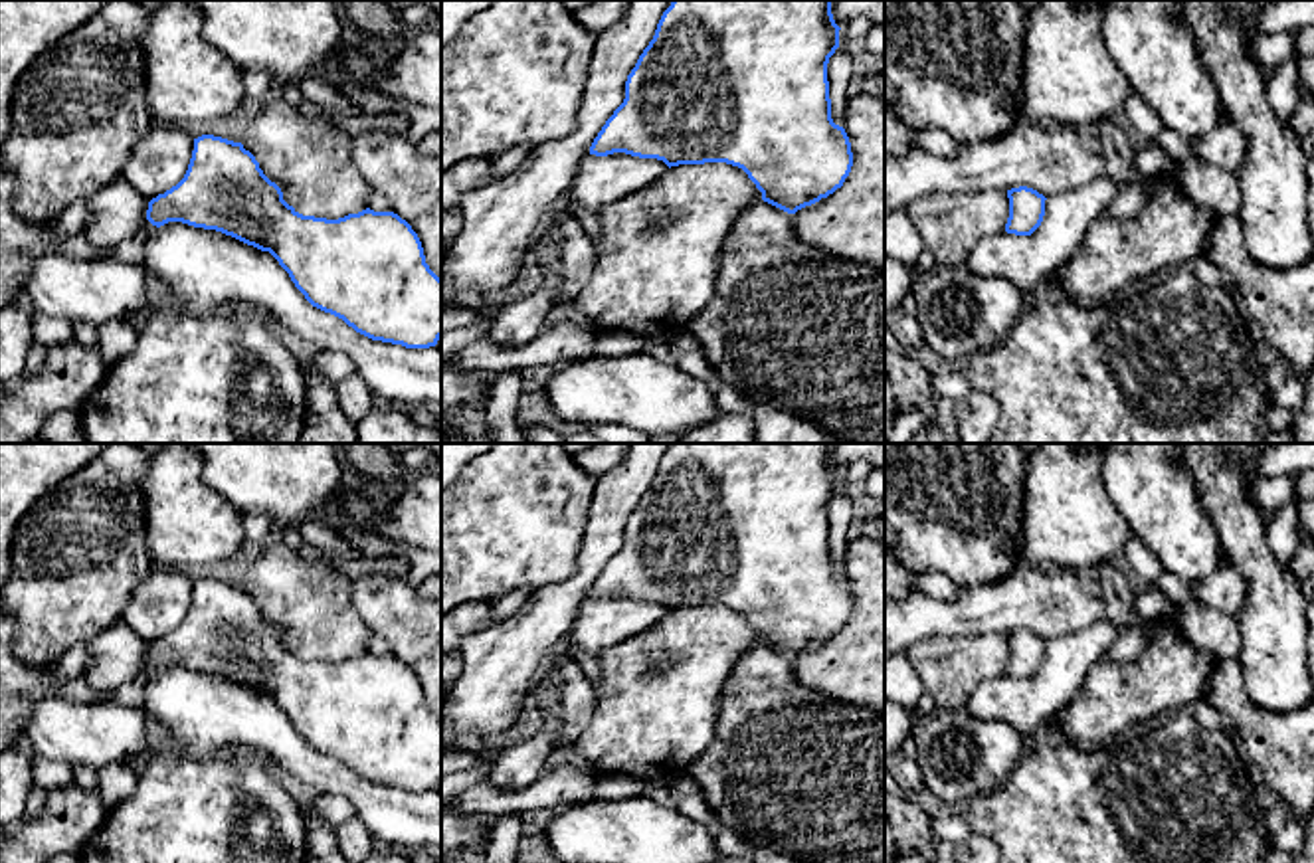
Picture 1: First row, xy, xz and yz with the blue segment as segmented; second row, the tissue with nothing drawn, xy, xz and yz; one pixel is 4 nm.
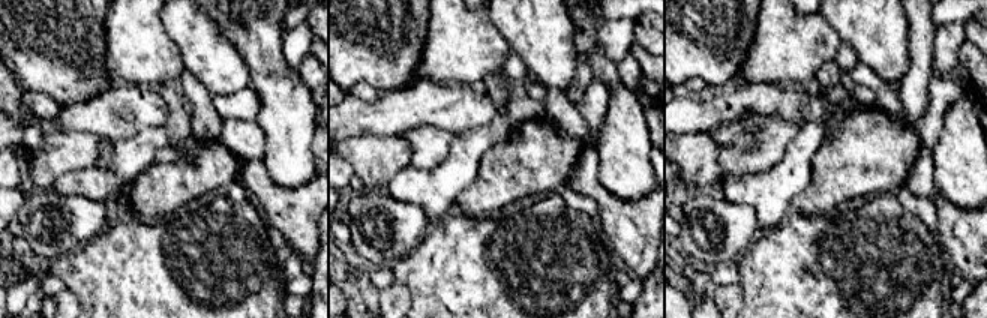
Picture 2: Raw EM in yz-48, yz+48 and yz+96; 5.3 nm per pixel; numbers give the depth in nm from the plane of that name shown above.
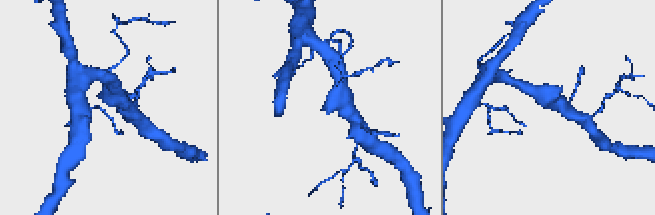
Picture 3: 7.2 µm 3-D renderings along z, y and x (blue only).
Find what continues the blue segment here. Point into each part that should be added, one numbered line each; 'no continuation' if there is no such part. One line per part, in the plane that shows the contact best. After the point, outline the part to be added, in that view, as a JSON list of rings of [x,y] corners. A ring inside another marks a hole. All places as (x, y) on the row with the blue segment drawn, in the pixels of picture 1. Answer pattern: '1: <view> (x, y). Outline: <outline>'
no continuation

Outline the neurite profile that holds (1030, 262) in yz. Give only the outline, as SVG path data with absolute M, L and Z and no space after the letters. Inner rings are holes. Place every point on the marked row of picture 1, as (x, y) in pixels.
M1106 172L1075 190L1049 196L1043 222L1031 236L1007 232L987 236L972 247L966 265L980 277L1009 279L1037 299L1118 192L1118 184Z

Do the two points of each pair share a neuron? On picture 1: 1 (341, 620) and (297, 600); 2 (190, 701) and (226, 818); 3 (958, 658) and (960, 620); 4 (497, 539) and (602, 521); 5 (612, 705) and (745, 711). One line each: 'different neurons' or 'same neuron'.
1: same neuron
2: different neurons
3: different neurons
4: different neurons
5: different neurons

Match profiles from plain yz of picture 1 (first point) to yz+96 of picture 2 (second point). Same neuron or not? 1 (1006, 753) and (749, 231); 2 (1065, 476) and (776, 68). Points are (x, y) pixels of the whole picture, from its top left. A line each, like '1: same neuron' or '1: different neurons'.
1: same neuron
2: same neuron

